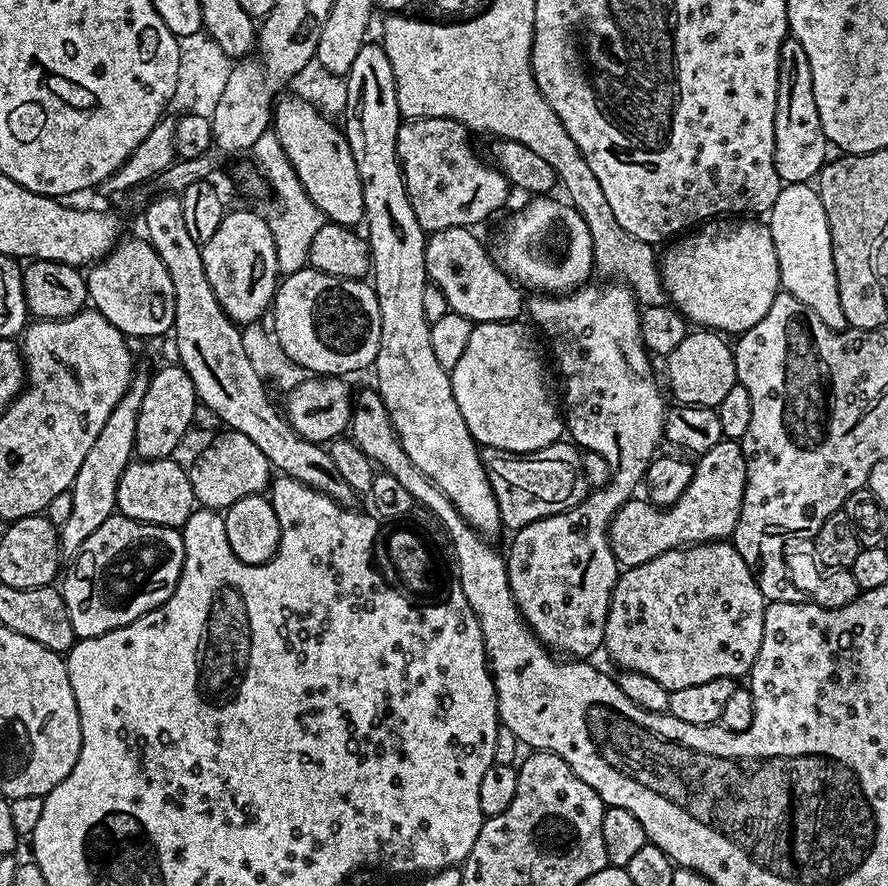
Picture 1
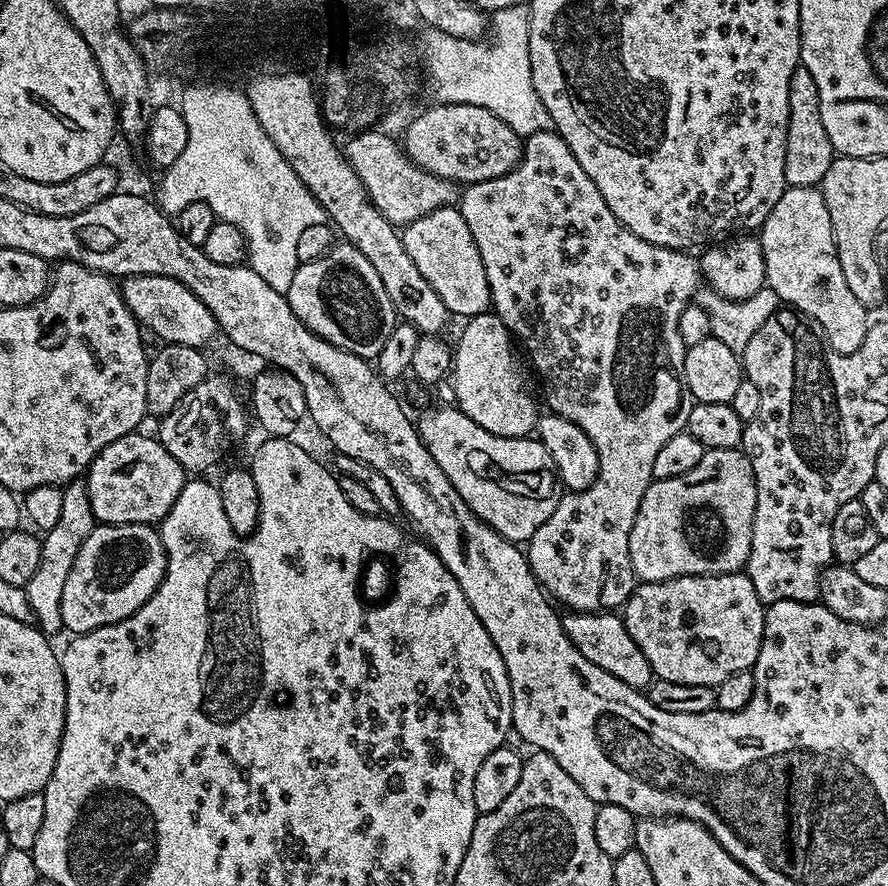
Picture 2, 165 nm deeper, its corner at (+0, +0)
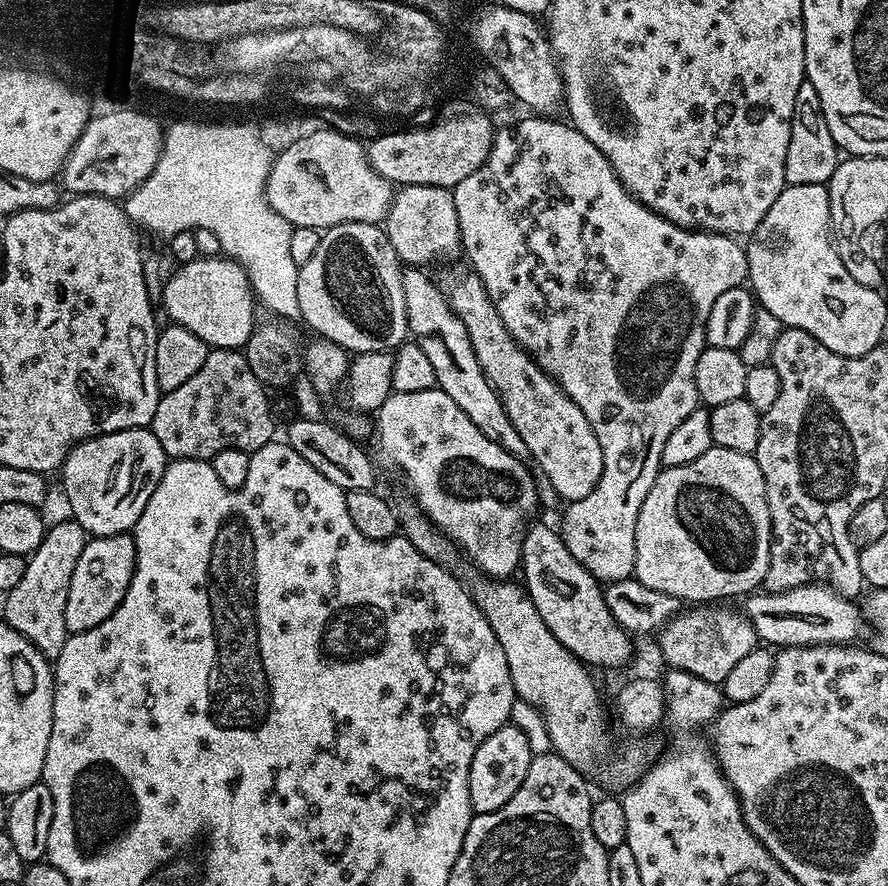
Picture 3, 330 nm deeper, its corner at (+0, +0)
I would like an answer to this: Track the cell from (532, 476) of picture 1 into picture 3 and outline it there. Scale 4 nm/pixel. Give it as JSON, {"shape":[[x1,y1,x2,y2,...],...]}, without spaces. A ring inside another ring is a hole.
{"shape":[[438,387,430,390,418,390,418,394,402,394,401,392,393,392,386,398,386,402,380,407,380,411,374,416,374,440,380,443,380,452,392,464,397,464,404,471,404,476,408,479,408,484,412,487,412,492,416,495,419,511,423,512,461,553,464,552,481,568,483,575,488,578,508,578,513,574,512,571,521,567,520,551,522,550,522,542,526,525,529,523,531,514,535,508,538,508,536,498,536,481,533,473,528,473,529,465,525,461,519,460,514,454,510,454,506,450,502,450,502,446,490,442,490,438,486,438,486,434,482,434,482,430,478,430,478,426,474,426,474,422,470,422,470,418,466,418,466,414,462,409,454,403,454,398,450,398,450,394,446,394]]}

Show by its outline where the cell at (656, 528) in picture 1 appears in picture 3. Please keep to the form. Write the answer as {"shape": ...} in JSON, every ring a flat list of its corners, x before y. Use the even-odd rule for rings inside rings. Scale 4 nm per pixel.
{"shape":[[712,447,686,466,665,468,656,475,636,527,635,579,650,590,662,590,692,606,728,602,731,596,747,597,761,587,770,566,772,519,766,498,766,482,755,455]]}

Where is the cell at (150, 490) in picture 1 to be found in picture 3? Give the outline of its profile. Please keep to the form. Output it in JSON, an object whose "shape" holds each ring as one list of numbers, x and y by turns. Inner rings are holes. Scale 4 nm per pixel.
{"shape":[[151,427,118,430,110,434,92,436,89,440,76,444,68,452,62,469,64,496,68,499,69,510,72,511,69,512,71,519,78,521,92,538,131,533,142,510,146,510,146,502,150,502,150,494,154,494,169,463,170,457,162,450,162,442,154,438]]}

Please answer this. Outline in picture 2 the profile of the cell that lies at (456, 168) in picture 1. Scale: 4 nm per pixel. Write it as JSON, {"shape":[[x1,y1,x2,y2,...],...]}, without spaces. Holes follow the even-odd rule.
{"shape":[[369,130,360,132,350,140,352,141,349,142,348,148,346,144,348,163,364,183,364,188,372,199,372,205,390,223,407,226,418,218,429,216,434,210,451,208,457,203,457,185,415,164,398,143,397,137,387,136,377,130]]}

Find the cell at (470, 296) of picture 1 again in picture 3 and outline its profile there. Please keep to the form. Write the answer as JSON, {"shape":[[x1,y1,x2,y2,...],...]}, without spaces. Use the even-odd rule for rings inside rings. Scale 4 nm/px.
{"shape":[[403,185,392,197,392,208,386,217,386,231,396,257,408,266,429,266,443,256,452,256,461,251,458,210,454,210,454,198,447,188]]}

